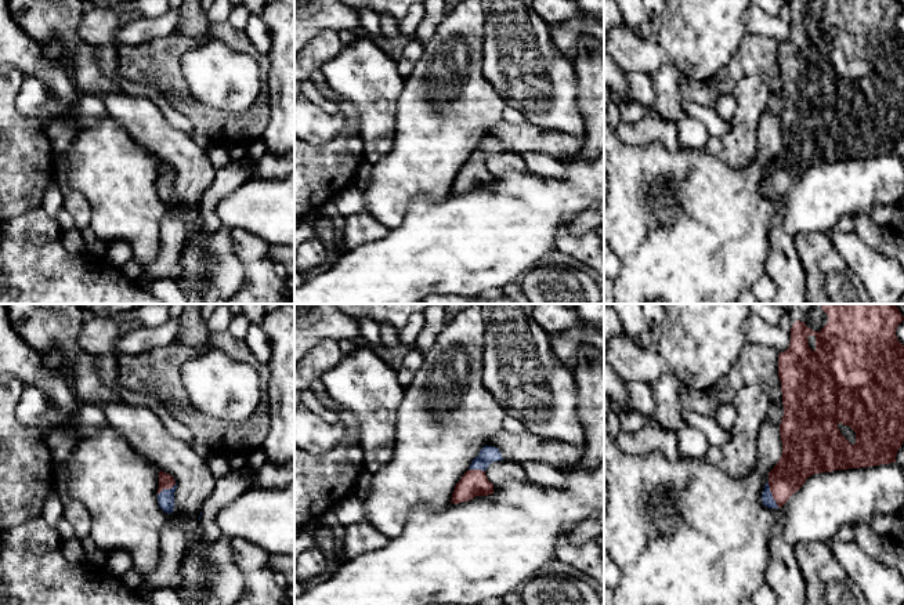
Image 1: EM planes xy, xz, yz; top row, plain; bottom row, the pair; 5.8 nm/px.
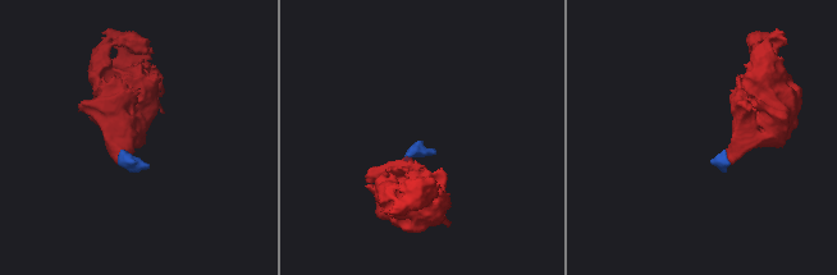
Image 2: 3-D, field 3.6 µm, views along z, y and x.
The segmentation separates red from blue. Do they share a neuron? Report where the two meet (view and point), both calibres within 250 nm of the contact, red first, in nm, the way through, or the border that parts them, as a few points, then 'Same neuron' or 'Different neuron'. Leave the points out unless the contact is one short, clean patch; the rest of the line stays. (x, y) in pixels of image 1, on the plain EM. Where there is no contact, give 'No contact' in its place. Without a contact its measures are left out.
Touches red at yz (771, 184). Thickness 220 nm (red) against 70 nm. Path across: yz (799, 151), (771, 184), (767, 189). Same neuron

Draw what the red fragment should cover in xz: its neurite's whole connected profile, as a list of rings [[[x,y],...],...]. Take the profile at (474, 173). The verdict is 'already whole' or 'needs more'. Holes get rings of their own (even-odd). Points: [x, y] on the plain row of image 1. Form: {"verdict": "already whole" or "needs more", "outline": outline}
{"verdict": "needs more", "outline": [[[484,137],[480,145],[471,152],[470,159],[456,174],[451,193],[459,195],[469,192],[475,186],[488,186],[493,184],[493,174],[485,166],[485,160],[491,153],[503,151],[500,142],[495,137]]]}

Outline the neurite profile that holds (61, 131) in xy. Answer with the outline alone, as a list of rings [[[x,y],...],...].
[[[68,117],[46,120],[46,137],[51,146],[55,181],[64,196],[64,209],[73,217],[75,228],[83,231],[88,228],[91,222],[91,204],[86,196],[73,189],[68,181],[68,157],[79,126],[80,122],[73,122]]]

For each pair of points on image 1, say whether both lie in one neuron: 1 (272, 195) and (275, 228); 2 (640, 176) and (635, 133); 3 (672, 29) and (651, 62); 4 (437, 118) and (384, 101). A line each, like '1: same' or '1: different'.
1: same
2: different
3: different
4: different

